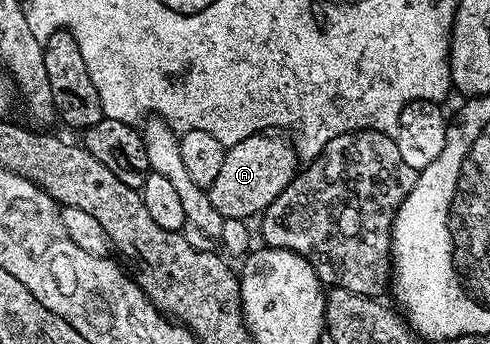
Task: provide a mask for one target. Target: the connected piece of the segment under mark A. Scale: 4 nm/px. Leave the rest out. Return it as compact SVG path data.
M272 131L260 132L225 148L222 168L218 170L214 183L207 189L214 211L218 211L226 219L244 221L249 219L248 217L254 216L253 218L255 218L257 215L263 214L264 209L270 207L270 203L274 203L274 199L278 199L278 195L282 195L282 191L292 182L292 178L298 172L298 164L296 165L298 154L290 144L289 138L287 141L284 137L288 138Z

